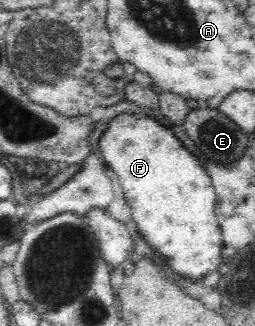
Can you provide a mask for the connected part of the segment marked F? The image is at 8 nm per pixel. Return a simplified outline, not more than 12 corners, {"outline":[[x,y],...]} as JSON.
{"outline":[[117,113],[99,152],[137,231],[192,279],[218,267],[206,165]]}

